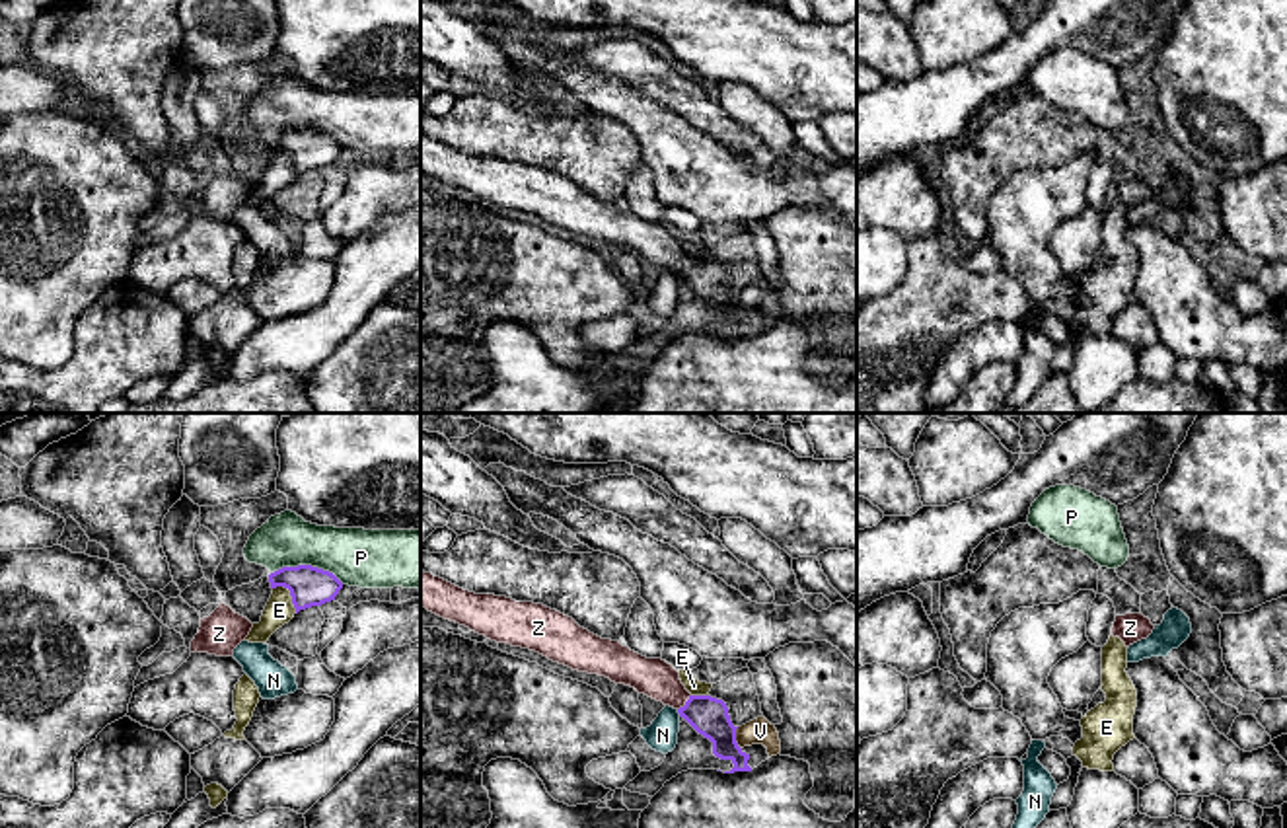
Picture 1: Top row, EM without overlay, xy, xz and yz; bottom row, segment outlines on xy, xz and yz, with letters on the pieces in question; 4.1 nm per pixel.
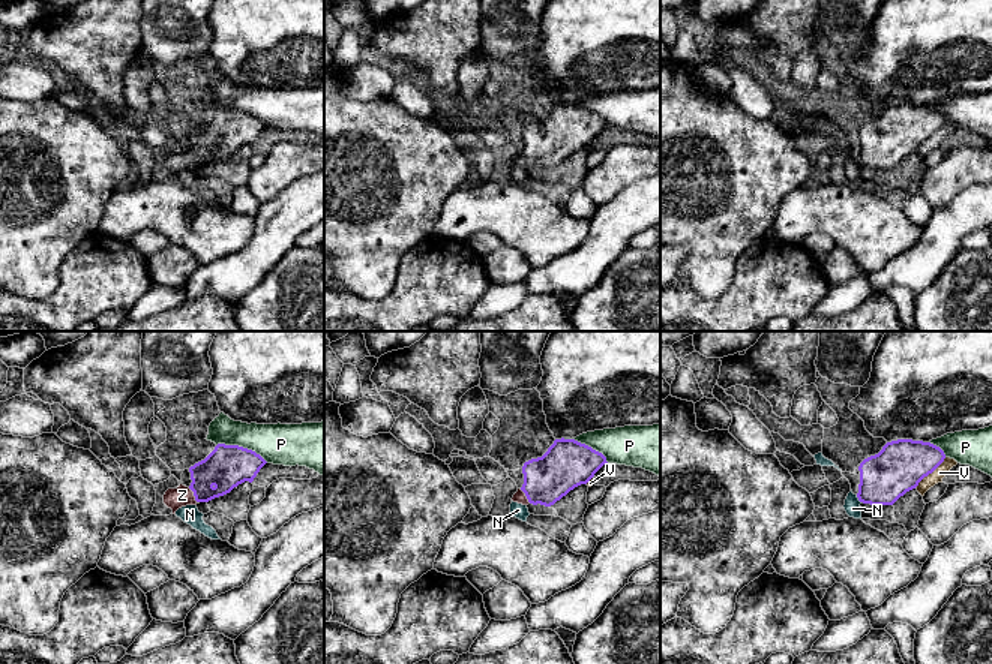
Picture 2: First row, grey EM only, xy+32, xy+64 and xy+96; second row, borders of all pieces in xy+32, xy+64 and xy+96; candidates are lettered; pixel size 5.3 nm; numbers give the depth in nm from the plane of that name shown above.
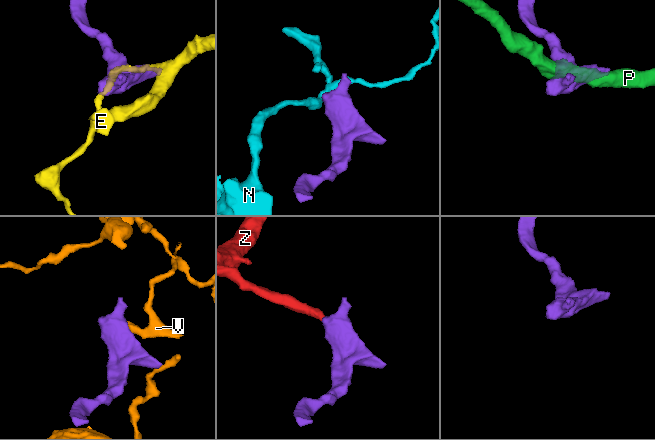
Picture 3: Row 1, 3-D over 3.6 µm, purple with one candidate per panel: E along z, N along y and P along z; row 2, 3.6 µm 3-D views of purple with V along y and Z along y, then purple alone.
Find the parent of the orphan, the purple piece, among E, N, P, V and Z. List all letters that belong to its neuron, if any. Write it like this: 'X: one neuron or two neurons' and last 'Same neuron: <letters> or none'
E: two neurons
N: two neurons
P: two neurons
V: two neurons
Z: one neuron
Same neuron: Z

